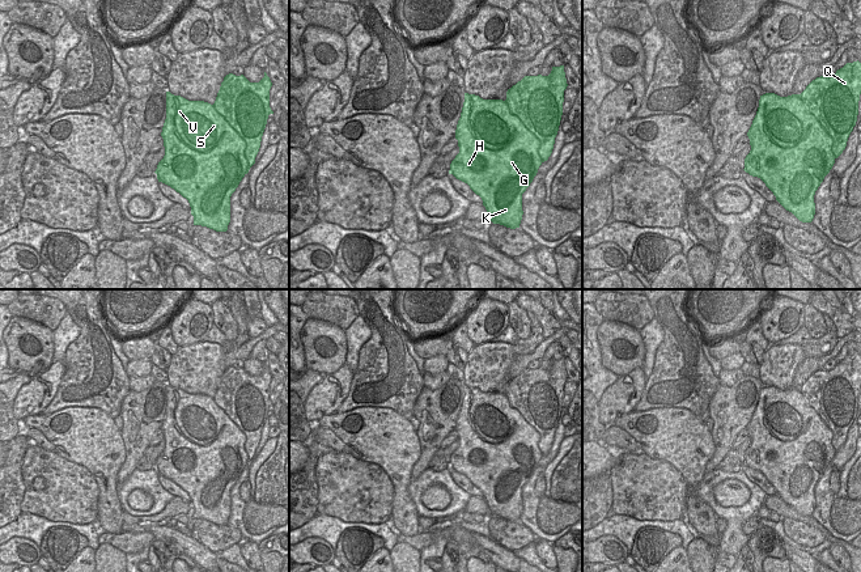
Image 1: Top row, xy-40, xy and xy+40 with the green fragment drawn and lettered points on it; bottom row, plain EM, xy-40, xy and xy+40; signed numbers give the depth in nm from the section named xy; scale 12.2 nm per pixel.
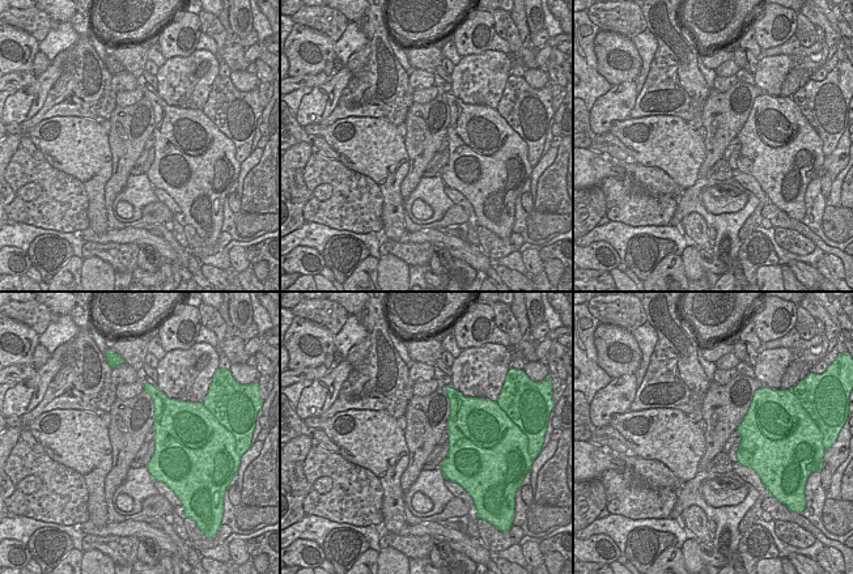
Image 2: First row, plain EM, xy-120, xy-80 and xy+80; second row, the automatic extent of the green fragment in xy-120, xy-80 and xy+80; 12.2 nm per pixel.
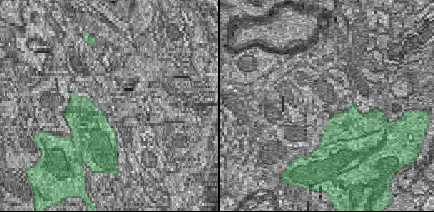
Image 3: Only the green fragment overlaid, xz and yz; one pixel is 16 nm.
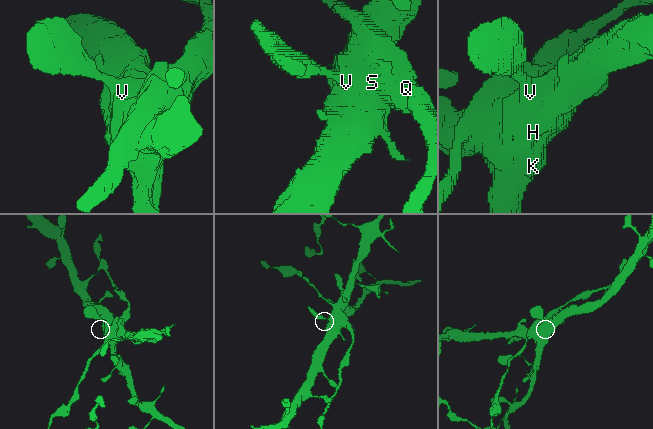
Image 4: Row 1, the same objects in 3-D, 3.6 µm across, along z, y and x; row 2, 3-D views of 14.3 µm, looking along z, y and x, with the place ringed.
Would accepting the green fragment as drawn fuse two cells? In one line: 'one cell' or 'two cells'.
two cells

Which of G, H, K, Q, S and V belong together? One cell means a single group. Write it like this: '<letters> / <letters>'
G H K S V / Q

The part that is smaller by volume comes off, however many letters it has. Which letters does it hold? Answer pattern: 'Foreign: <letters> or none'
Foreign: Q

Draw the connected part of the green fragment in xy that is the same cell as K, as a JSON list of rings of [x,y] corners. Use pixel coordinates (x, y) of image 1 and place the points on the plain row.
[[[465,386],[455,432],[458,433],[459,446],[451,454],[449,467],[467,476],[470,482],[482,491],[483,499],[493,517],[500,517],[510,522],[519,521],[523,508],[522,487],[530,479],[542,458],[542,453],[538,448],[540,435],[509,404],[505,394],[483,393],[479,389],[468,386]]]

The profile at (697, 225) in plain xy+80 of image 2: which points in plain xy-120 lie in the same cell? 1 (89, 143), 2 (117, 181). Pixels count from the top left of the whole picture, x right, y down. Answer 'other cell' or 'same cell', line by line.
1: same cell
2: other cell

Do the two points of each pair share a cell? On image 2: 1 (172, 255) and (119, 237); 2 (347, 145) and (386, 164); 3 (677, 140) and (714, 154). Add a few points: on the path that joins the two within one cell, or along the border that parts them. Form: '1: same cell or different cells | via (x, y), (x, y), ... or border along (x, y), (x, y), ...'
1: same cell | via (158, 243), (143, 237), (132, 237)
2: same cell | via (356, 145), (368, 145), (377, 154)
3: different cells | border along (704, 141), (704, 161), (697, 178)

